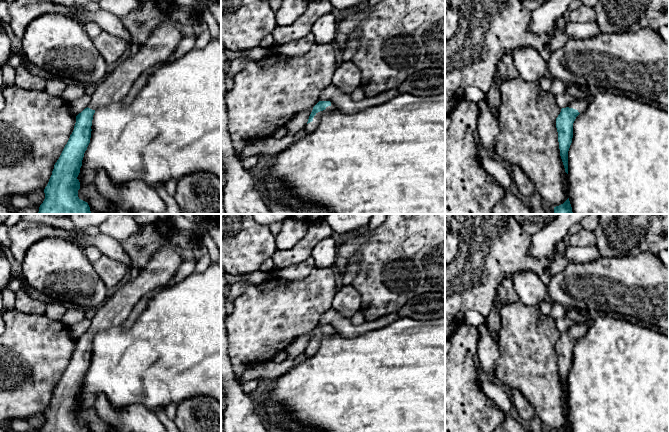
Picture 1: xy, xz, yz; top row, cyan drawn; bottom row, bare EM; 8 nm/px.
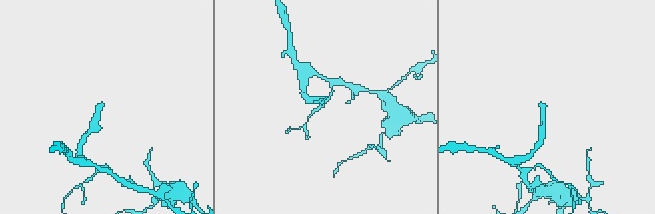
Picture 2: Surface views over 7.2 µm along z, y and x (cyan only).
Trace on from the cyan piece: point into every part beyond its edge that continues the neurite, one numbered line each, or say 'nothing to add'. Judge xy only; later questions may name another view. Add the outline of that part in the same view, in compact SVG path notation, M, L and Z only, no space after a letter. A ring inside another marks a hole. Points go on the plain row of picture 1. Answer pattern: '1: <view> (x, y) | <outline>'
1: xy (159, 272) | M171 227L166 245L152 253L146 266L138 271L138 276L129 280L97 308L88 332L96 334L101 330L122 326L143 297L173 283L182 263L178 249L193 249L198 243L195 233Z

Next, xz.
1: xz (310, 351) | M331 327L330 330L326 331L325 334L323 335L320 335L318 337L316 337L316 339L314 340L313 342L313 345L308 347L306 350L305 350L305 354L308 356L308 357L311 357L313 356L314 354L317 353L318 349L319 349L319 346L320 346L320 343L322 341L323 338L325 338L326 336L329 336L331 334L333 334L335 332L334 328Z

